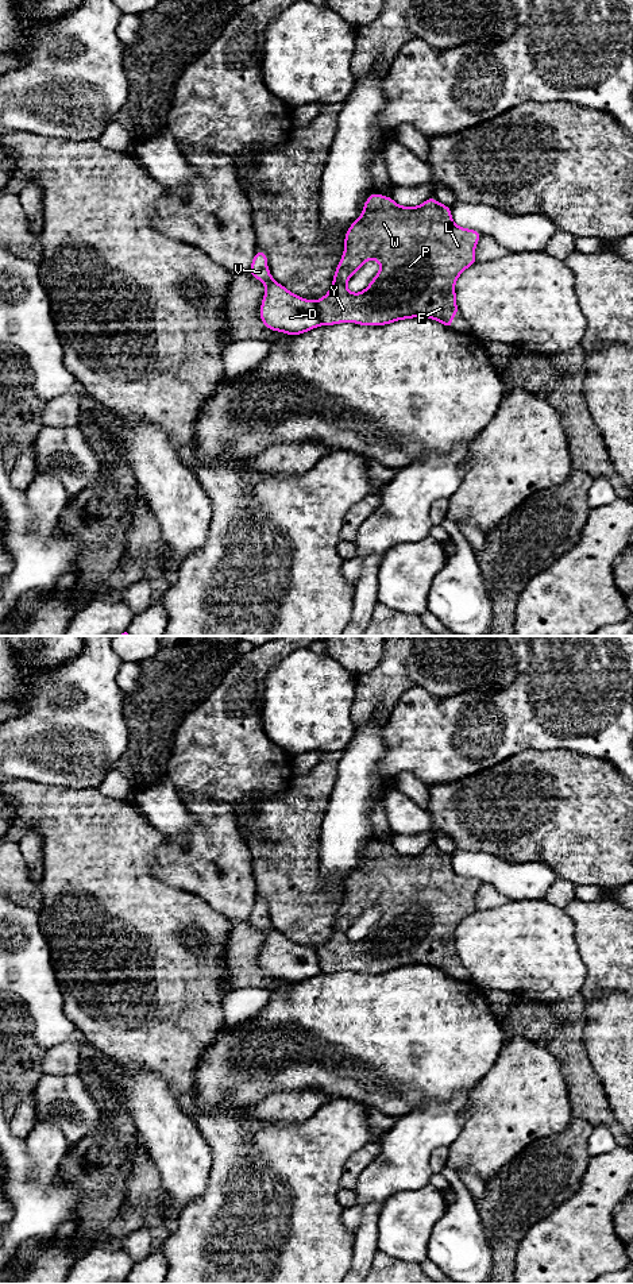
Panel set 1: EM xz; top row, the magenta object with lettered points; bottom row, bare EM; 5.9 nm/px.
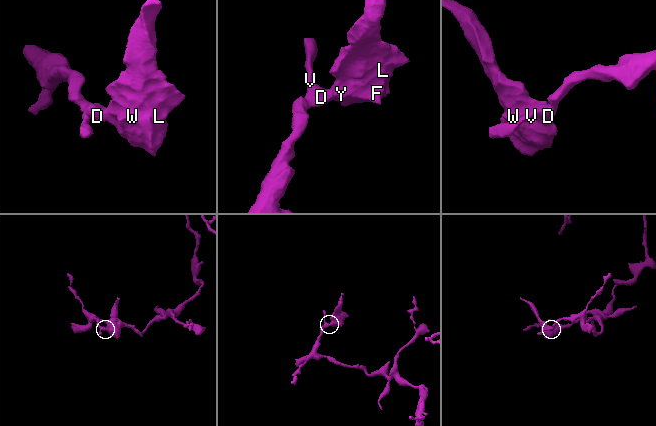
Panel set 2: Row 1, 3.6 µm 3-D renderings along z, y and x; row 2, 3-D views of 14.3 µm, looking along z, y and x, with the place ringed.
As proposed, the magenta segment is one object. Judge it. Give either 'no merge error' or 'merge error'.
merge error

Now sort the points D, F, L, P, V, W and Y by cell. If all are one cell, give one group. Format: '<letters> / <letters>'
D V / F L P W Y

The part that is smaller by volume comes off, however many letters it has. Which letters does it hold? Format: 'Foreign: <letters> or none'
Foreign: F, L, P, W, Y

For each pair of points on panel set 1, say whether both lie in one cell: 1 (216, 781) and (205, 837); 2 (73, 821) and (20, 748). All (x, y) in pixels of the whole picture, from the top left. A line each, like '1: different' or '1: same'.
1: different
2: different

